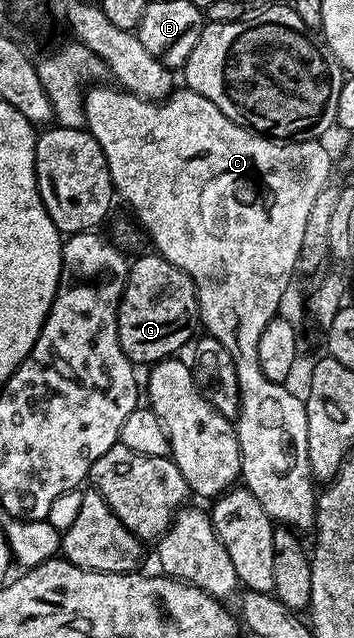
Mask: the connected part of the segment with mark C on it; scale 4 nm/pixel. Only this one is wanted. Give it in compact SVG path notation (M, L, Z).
M94 85L94 87L85 92L84 102L86 105L86 126L85 129L90 132L92 137L99 142L100 149L103 150L104 157L107 158L108 169L111 171L111 181L114 186L117 198L123 199L128 206L134 210L133 218L136 220L139 228L154 242L153 250L157 254L162 255L168 261L172 261L172 265L176 265L181 271L186 271L188 277L194 283L194 288L198 294L198 317L201 326L206 327L205 334L211 339L220 341L220 345L224 345L224 349L228 349L228 353L232 353L232 361L234 362L234 368L236 369L236 381L238 382L238 388L240 389L240 409L238 410L238 418L236 420L236 430L238 433L238 444L240 445L240 457L242 458L242 473L240 476L241 482L247 489L252 493L252 497L256 497L256 501L260 501L260 505L264 509L264 513L269 515L271 520L275 524L283 527L289 527L291 529L297 529L302 533L310 533L314 530L314 505L316 502L316 480L313 475L310 474L310 462L308 461L308 413L306 412L306 405L301 394L293 395L289 391L289 386L286 383L277 383L276 381L268 381L268 377L264 377L264 369L260 369L260 353L258 352L258 346L260 345L260 333L264 331L264 325L268 325L268 321L272 321L279 314L278 306L282 303L282 298L286 295L286 290L290 287L290 278L294 275L294 270L298 267L298 259L303 258L302 246L304 245L304 229L308 225L308 215L311 212L312 205L315 204L316 196L324 189L326 183L331 182L332 175L330 175L330 155L326 152L326 147L322 144L322 141L318 139L295 139L293 141L283 141L273 137L267 137L258 134L256 131L250 130L248 127L241 127L233 123L228 117L224 117L224 113L220 113L220 109L216 109L216 105L212 101L208 101L208 97L200 97L200 93L191 91L189 89L174 89L169 98L163 99L161 102L154 102L150 99L141 99L140 96L130 94L129 91L123 90L118 85L112 85L112 87L98 87L102 85Z

